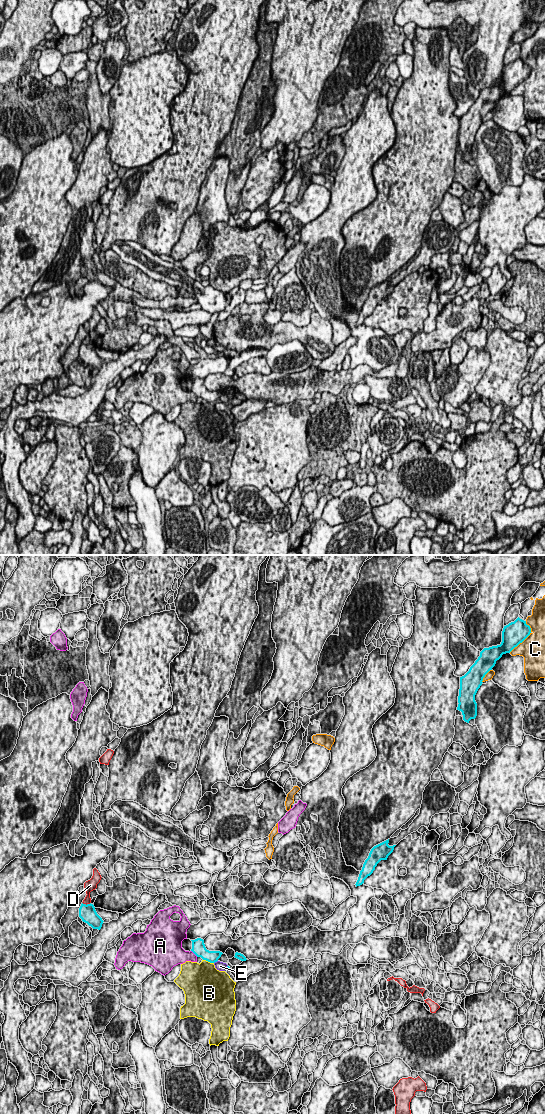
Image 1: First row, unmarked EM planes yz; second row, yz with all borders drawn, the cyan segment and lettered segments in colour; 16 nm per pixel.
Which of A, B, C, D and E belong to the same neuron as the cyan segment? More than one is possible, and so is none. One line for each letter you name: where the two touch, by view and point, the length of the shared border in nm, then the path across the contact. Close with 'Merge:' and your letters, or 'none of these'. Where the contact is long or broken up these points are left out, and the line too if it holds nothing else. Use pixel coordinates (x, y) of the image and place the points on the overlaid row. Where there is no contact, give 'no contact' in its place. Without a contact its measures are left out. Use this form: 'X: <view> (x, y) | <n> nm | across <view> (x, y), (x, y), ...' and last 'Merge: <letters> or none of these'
Merge: none of these

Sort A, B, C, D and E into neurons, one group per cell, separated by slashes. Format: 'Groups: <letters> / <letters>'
Groups: A / B / C / D / E

